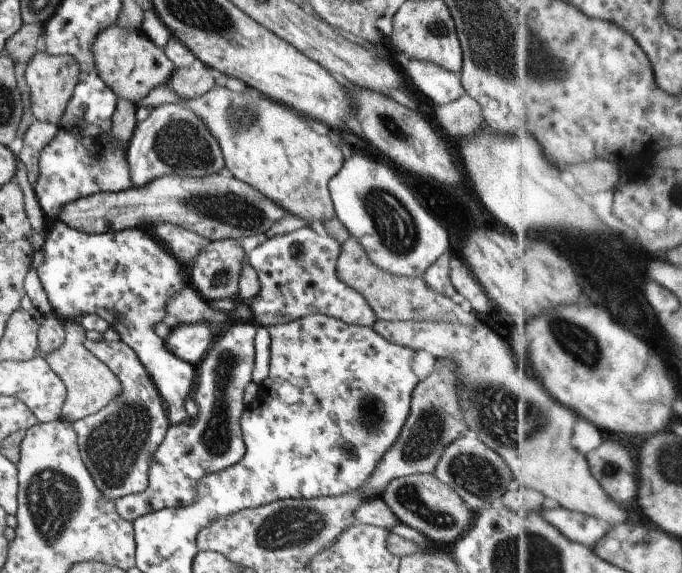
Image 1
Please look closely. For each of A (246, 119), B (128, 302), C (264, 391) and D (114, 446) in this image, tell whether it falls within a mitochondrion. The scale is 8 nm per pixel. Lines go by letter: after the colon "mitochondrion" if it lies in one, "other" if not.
A: mitochondrion
B: other
C: other
D: mitochondrion

